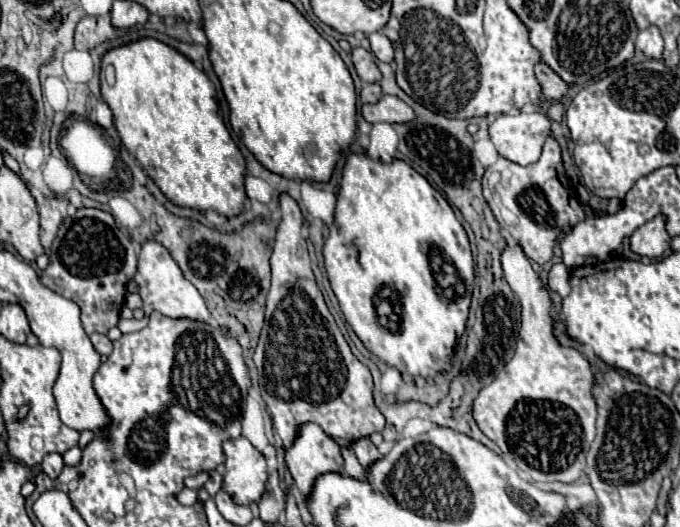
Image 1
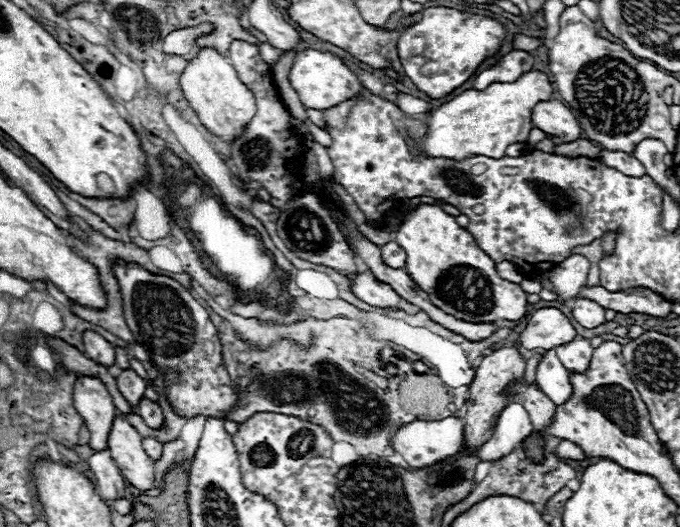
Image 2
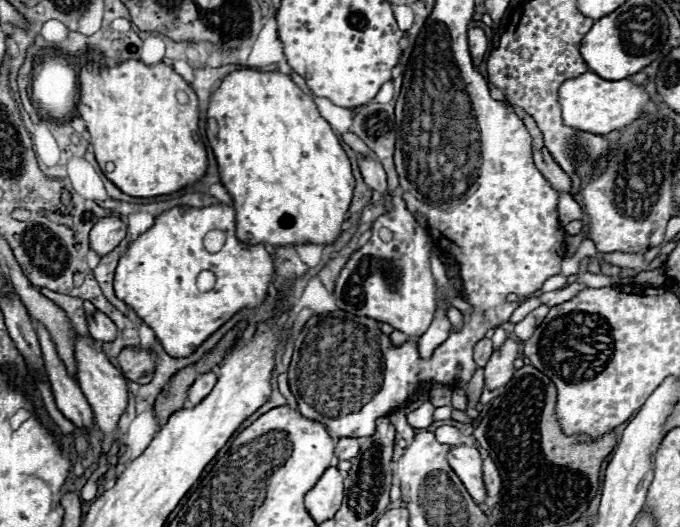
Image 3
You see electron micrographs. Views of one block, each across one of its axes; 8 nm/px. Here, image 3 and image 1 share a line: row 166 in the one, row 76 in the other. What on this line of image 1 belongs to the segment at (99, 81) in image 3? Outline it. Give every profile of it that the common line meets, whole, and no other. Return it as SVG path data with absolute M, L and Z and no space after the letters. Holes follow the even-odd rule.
M142 38L128 46L114 48L102 58L100 84L102 98L114 114L114 126L124 148L142 164L170 202L194 210L214 210L228 218L242 214L246 200L246 162L222 120L214 84L202 70L170 46L154 38Z

